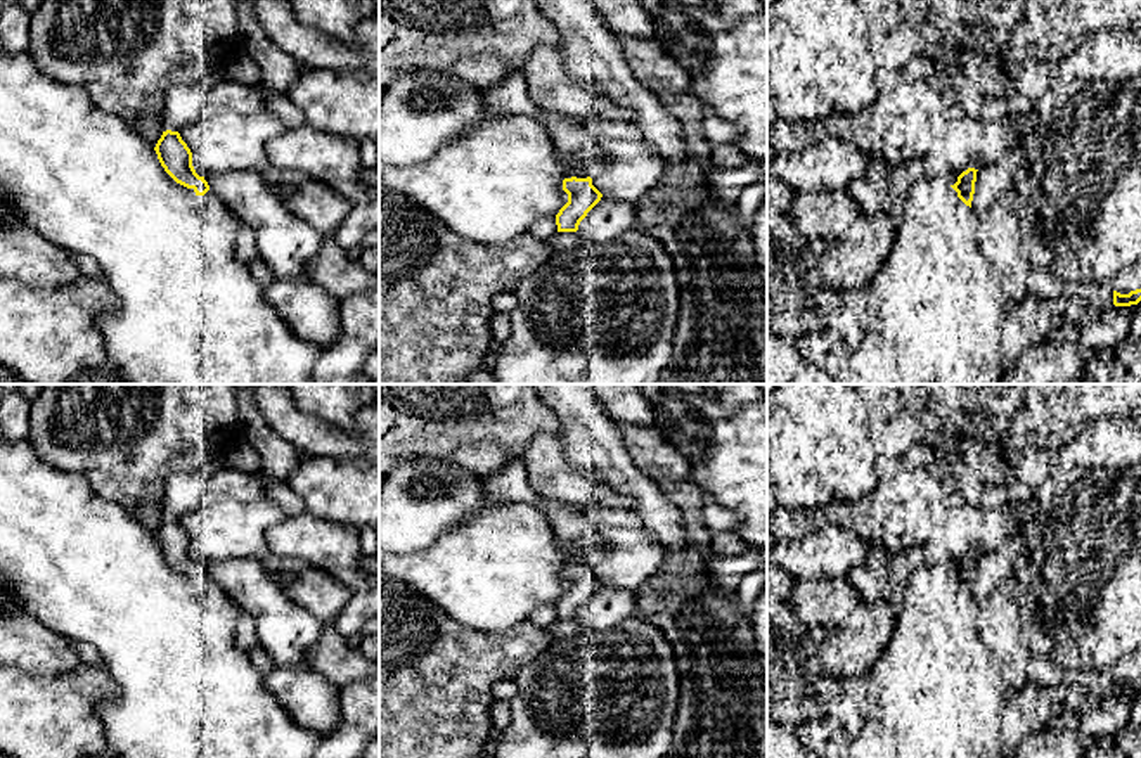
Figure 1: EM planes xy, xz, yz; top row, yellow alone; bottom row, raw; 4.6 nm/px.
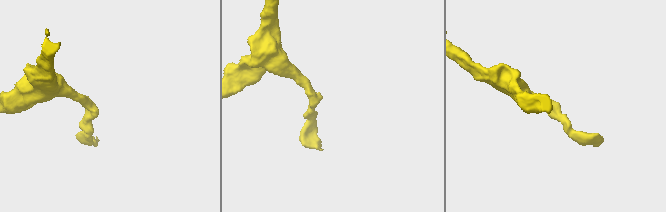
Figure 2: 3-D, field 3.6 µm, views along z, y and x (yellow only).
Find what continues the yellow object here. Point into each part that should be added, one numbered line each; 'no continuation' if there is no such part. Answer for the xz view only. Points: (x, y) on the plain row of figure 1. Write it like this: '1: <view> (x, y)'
no continuation

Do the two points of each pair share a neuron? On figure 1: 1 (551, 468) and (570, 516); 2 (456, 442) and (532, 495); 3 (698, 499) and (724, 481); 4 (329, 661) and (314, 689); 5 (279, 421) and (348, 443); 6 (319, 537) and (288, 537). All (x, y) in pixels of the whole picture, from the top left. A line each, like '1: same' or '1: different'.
1: different
2: different
3: different
4: different
5: same
6: same

